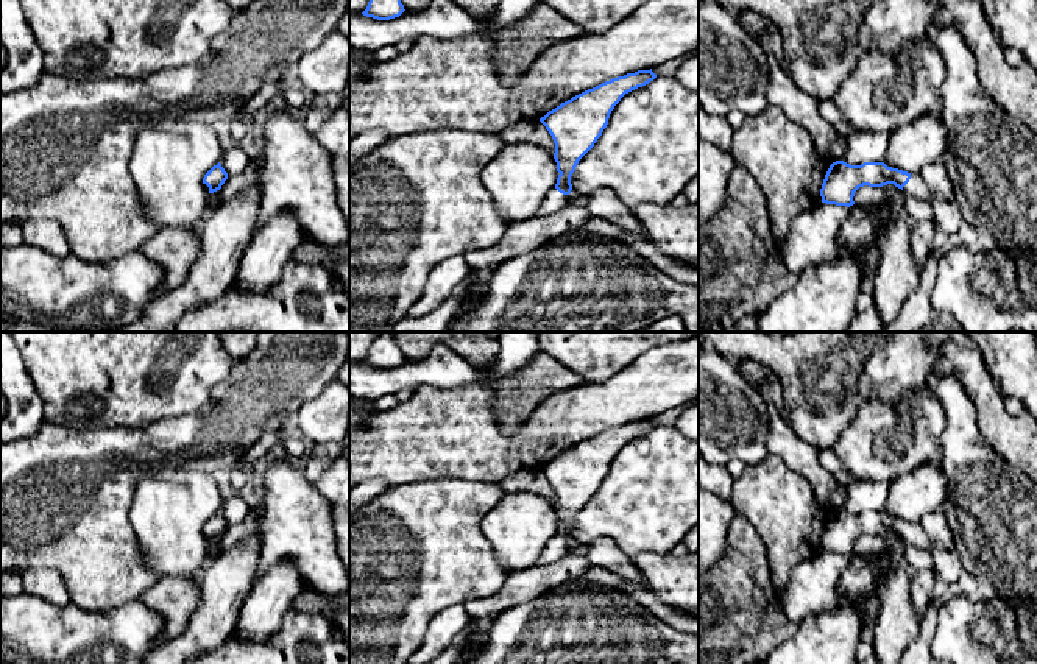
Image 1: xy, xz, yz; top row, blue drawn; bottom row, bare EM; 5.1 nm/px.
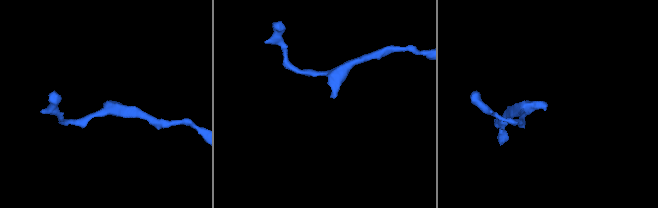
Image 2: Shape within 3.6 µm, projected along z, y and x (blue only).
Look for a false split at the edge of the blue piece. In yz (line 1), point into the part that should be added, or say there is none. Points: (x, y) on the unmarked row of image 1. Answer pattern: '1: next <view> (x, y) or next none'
1: next yz (916, 536)

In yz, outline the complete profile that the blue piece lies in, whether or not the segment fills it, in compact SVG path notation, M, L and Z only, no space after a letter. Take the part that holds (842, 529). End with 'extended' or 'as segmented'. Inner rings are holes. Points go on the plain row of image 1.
M836 510L830 514L822 538L822 552L836 555L853 555L855 541L859 536L883 536L894 533L906 544L931 552L931 544L920 522L908 522L898 517L887 516L884 511L864 511L850 514L844 510Z; extended

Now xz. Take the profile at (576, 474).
M652 418L613 427L572 446L540 468L554 488L554 508L560 524L555 536L533 566L549 564L568 555L568 544L572 539L571 525L579 510L602 485L614 455L625 443L649 433L655 427Z; extended

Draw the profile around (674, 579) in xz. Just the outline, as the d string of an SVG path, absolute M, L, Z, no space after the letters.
M646 552L632 560L664 605L699 617L699 552L683 556Z

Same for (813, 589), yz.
M820 552L797 564L786 591L778 595L784 614L798 623L806 617L851 605L864 617L864 631L869 634L880 614L881 580L889 567L887 553L870 556L876 567L876 586L858 599L845 599L837 588L850 561L851 556L847 555Z

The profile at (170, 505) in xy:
M179 466L142 472L129 508L142 566L161 578L200 580L209 563L203 527L221 503L217 474Z

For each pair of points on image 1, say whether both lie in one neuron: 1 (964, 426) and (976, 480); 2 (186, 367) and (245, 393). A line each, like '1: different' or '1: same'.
1: same
2: different

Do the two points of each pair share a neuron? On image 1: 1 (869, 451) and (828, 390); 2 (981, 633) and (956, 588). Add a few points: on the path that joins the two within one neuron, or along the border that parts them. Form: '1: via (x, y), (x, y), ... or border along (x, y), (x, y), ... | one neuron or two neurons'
1: border along (864, 402), (852, 423), (830, 446) | two neurons
2: border along (990, 599), (956, 596), (934, 621) | two neurons

